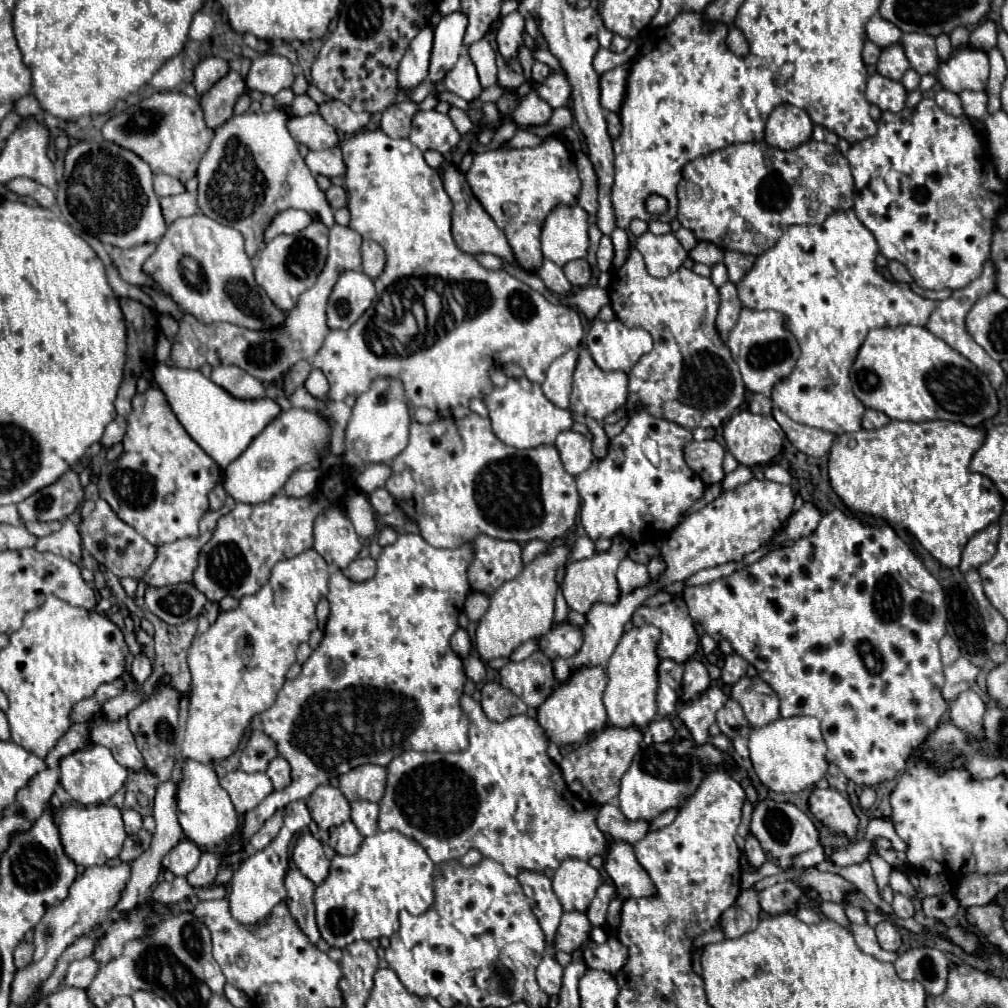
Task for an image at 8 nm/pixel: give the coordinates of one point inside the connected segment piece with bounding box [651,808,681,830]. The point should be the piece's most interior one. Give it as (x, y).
(665, 819)

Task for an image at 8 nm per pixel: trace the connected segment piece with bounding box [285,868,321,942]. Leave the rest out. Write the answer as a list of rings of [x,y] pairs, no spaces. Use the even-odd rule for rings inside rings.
[[[293,868],[287,878],[285,878],[285,888],[287,888],[287,906],[297,920],[299,928],[311,938],[311,942],[317,942],[319,930],[315,924],[315,906],[313,906],[313,894],[315,894],[315,884],[305,878],[297,868]]]

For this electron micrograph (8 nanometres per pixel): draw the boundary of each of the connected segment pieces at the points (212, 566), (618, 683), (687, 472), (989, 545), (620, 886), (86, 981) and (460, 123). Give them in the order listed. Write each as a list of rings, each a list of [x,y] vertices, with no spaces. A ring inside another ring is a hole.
[[[329,476],[325,486],[309,498],[285,498],[283,492],[277,492],[267,502],[239,502],[235,510],[219,518],[217,530],[199,554],[199,566],[195,570],[197,588],[215,602],[227,594],[233,598],[255,594],[269,580],[271,568],[279,560],[293,558],[313,546],[313,518],[321,512],[321,506],[337,502],[343,492],[345,478]]]
[[[651,624],[639,626],[639,630],[629,630],[623,634],[619,646],[615,648],[613,656],[607,664],[609,682],[603,694],[603,704],[607,708],[609,724],[613,726],[647,726],[651,720],[657,718],[657,688],[659,688],[659,656],[657,644],[661,638],[661,630]]]
[[[645,410],[637,412],[637,416],[633,414],[625,430],[609,442],[609,454],[603,460],[593,462],[583,474],[574,476],[581,496],[579,518],[587,536],[591,540],[621,536],[637,544],[641,540],[635,538],[649,526],[657,532],[671,532],[683,522],[683,514],[705,492],[703,480],[683,458],[683,448],[691,440],[691,430],[675,422],[655,418]],[[601,462],[607,462],[611,470],[595,472],[593,466]]]
[[[989,524],[985,530],[977,532],[963,550],[963,558],[959,564],[959,570],[967,574],[973,568],[979,568],[981,564],[989,562],[997,550],[997,538],[999,538],[999,524]]]
[[[613,842],[609,846],[605,858],[605,870],[613,878],[617,896],[627,898],[649,898],[655,896],[655,884],[651,882],[649,874],[637,862],[633,854],[633,846],[627,842]]]
[[[83,958],[83,960],[75,960],[71,962],[67,976],[65,976],[65,984],[63,986],[77,986],[77,988],[87,988],[91,984],[91,980],[95,978],[95,974],[99,972],[99,964],[93,958]]]
[[[455,106],[449,110],[449,118],[453,120],[455,128],[457,128],[461,134],[467,134],[467,132],[473,128],[473,122],[469,120],[469,116],[467,116],[463,110],[455,108]]]

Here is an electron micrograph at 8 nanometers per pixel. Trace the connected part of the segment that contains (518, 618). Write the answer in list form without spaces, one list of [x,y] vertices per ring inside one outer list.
[[[557,538],[553,540],[553,550],[549,554],[541,554],[541,558],[535,558],[523,568],[517,578],[505,582],[501,588],[495,590],[495,594],[491,594],[489,610],[479,620],[479,626],[475,630],[475,646],[483,662],[489,662],[493,658],[507,658],[519,644],[531,638],[539,638],[551,628],[553,604],[557,594],[555,572],[559,566],[567,564],[567,556],[569,548],[561,538]]]

